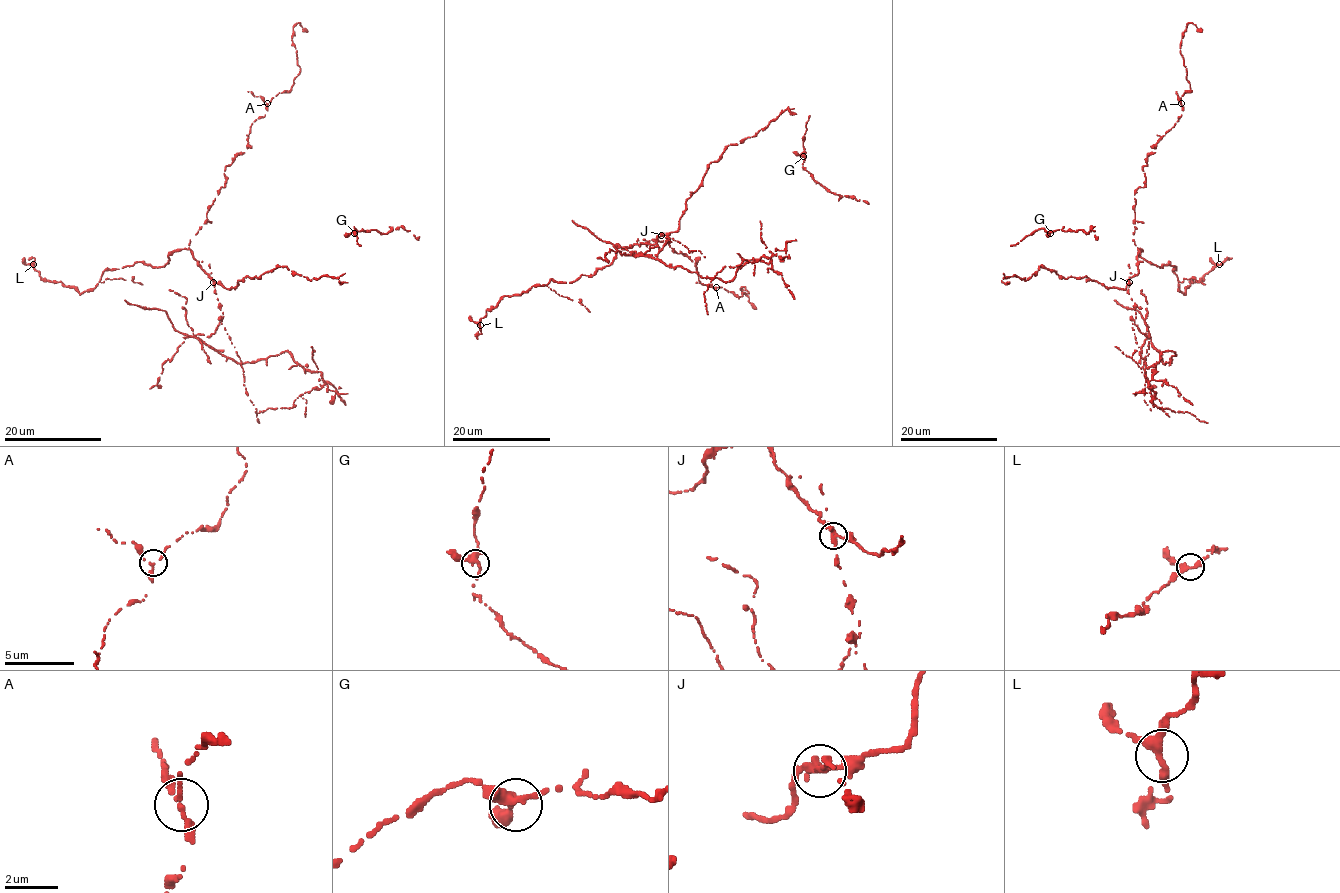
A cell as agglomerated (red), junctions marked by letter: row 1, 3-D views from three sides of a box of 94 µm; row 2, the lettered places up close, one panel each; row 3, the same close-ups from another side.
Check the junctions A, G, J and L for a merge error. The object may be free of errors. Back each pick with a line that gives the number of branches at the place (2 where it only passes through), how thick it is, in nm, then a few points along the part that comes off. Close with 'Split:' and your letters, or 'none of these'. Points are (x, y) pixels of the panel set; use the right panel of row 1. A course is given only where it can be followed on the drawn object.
J: branches 3; calibre 280 nm; course (1130, 283), (1137, 328), (1163, 363), (1175, 353), (1160, 355), (1149, 381), (1153, 402), (1208, 423)
Split: J

